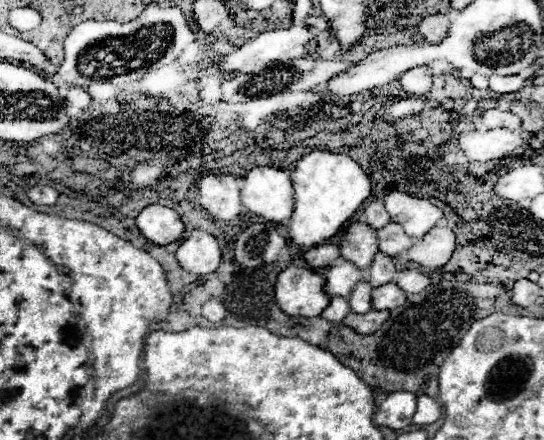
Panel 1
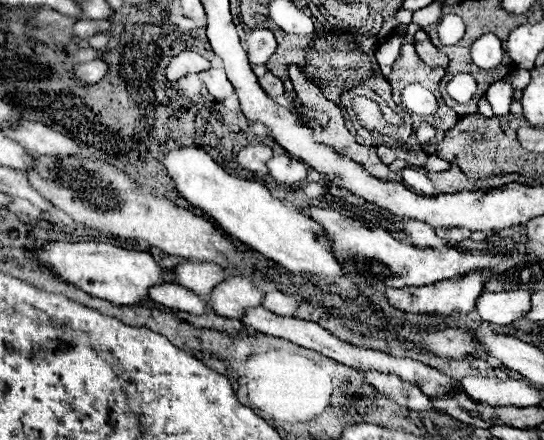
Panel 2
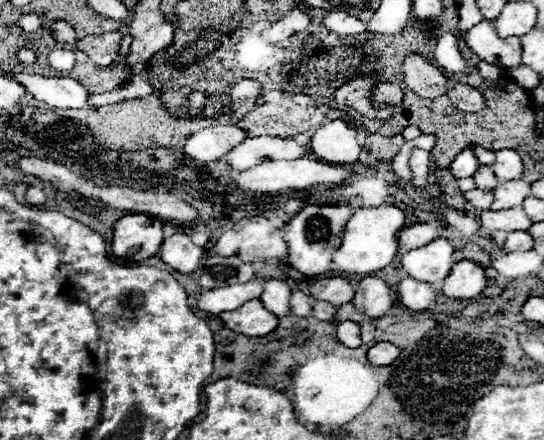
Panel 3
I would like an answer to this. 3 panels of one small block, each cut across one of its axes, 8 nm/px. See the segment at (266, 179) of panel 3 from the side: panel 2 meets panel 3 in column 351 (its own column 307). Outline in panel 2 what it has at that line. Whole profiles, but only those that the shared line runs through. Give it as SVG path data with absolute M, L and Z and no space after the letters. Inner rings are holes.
M276 154L270 160L268 168L270 168L270 176L278 184L294 184L308 176L308 166L290 154Z

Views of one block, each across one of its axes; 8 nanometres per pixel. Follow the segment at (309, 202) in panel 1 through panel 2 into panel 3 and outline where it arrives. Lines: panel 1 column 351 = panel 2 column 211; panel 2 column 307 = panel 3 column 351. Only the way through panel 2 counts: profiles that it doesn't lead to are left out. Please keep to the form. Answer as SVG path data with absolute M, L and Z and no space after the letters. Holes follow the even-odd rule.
M394 204L388 206L364 206L356 210L346 222L346 232L342 244L332 256L332 264L342 272L352 274L372 274L388 266L398 250L398 232L404 226L404 212Z

